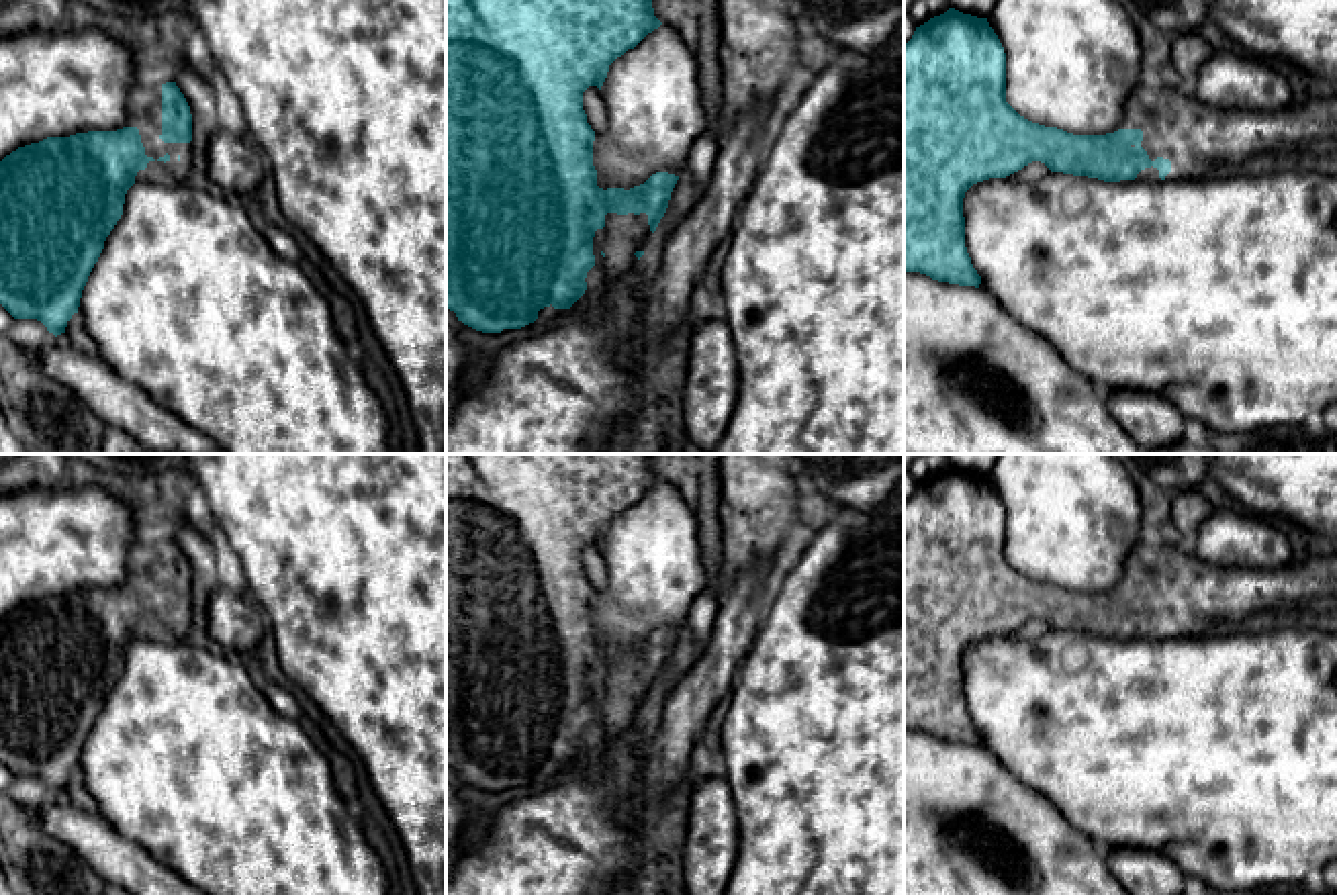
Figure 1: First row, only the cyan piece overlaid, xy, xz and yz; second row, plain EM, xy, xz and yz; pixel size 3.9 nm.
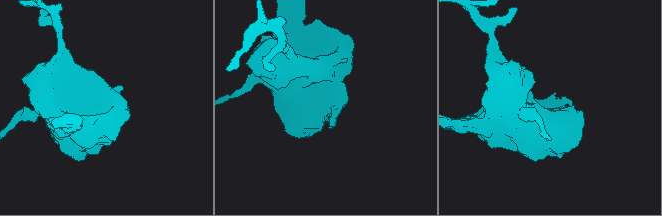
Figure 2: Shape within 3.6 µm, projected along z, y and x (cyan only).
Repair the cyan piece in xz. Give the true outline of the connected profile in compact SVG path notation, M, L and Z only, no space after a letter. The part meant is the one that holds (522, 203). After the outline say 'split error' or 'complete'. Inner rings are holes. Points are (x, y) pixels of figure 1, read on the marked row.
M446 0L446 309L454 311L458 321L482 333L546 329L583 294L607 290L646 253L679 176L656 172L630 190L599 188L593 166L595 131L583 110L583 92L589 86L601 90L609 65L660 25L652 0Z | split error

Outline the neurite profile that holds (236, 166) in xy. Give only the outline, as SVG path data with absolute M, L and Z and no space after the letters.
M219 129L209 143L209 172L202 184L249 200L268 172L264 153L247 137Z

